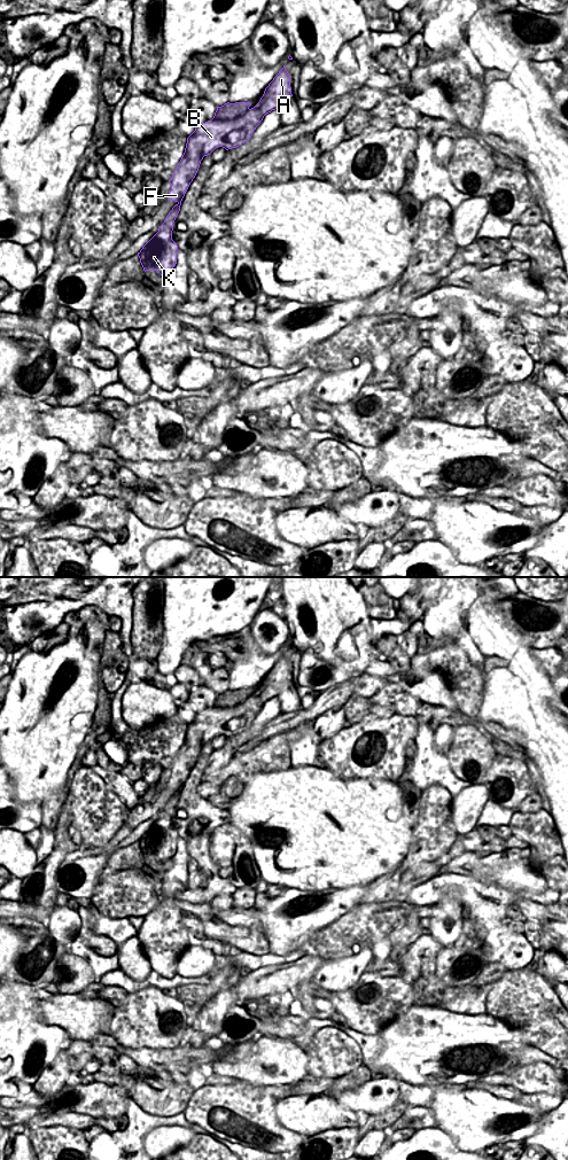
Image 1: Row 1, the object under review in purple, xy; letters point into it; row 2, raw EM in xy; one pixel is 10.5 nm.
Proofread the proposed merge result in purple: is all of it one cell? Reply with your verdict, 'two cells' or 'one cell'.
two cells

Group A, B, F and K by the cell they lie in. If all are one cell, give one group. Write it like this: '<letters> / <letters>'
A B K / F

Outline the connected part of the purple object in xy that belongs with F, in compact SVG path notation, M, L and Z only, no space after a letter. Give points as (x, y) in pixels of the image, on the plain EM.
M196 713L195 718L187 725L187 739L189 740L184 747L180 755L180 772L177 776L171 776L168 781L168 787L180 791L189 774L190 766L200 753L200 744L196 740L204 741L204 734L199 731L196 718L200 713Z

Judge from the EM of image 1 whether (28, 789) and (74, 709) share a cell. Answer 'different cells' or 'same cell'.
same cell

